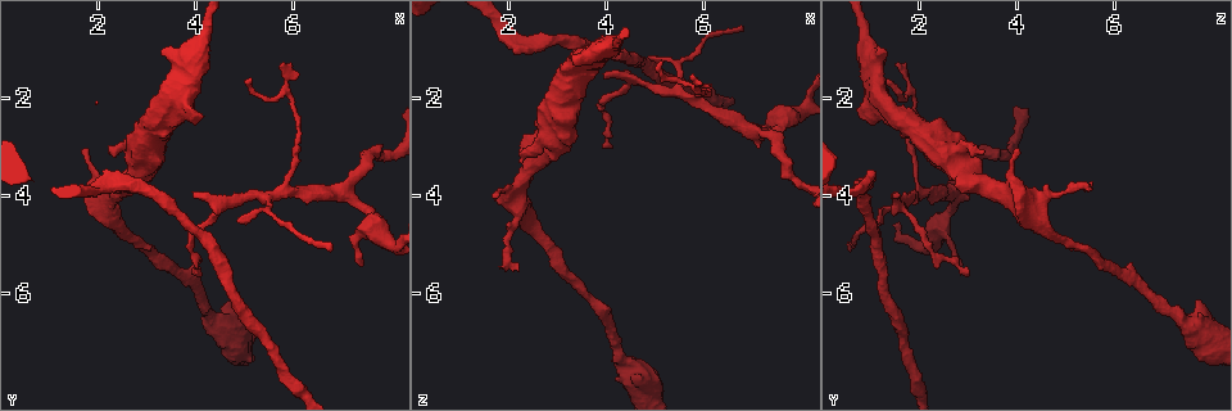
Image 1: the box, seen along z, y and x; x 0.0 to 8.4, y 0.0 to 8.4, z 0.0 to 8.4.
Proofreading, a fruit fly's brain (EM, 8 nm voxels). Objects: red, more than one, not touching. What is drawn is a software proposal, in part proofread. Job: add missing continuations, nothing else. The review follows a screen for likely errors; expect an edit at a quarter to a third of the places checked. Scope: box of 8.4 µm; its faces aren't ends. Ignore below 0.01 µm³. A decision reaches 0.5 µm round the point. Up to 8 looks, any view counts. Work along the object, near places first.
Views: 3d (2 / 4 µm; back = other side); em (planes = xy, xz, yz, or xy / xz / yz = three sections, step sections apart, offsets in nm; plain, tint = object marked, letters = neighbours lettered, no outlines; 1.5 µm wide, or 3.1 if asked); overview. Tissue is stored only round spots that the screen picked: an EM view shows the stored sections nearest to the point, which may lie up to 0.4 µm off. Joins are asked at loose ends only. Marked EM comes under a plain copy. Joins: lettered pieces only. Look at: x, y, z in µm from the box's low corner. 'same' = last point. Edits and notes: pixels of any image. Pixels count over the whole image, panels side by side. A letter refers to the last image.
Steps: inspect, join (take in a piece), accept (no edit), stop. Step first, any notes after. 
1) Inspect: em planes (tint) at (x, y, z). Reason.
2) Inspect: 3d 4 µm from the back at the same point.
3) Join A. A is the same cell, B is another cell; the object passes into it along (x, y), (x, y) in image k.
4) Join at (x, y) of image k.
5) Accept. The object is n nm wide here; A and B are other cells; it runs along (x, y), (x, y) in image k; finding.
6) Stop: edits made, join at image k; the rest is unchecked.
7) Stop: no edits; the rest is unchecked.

Inspect: em xy step 8 (tint) at (3.95, 4.00, 1.65). Thin end.

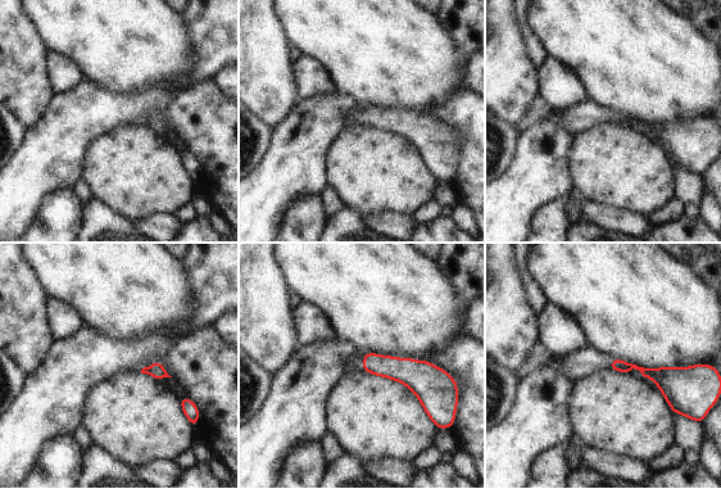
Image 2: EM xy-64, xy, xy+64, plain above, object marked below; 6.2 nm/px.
Inspect: em planes (letters) at the same point. Another direction.

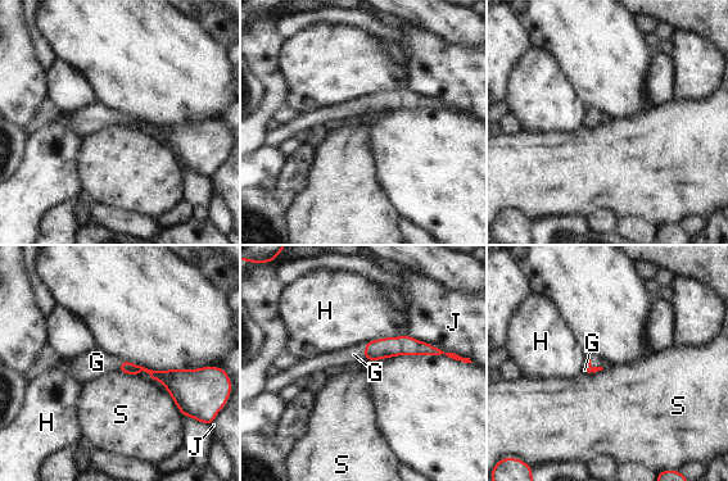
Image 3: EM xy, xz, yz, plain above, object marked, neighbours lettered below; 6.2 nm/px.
Join G. G is the same cell, H, J and S are other cells; the object passes into it along (384, 348), (365, 350), (353, 354) in image 3; it goes on there.

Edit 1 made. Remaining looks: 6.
Inspect: overview.

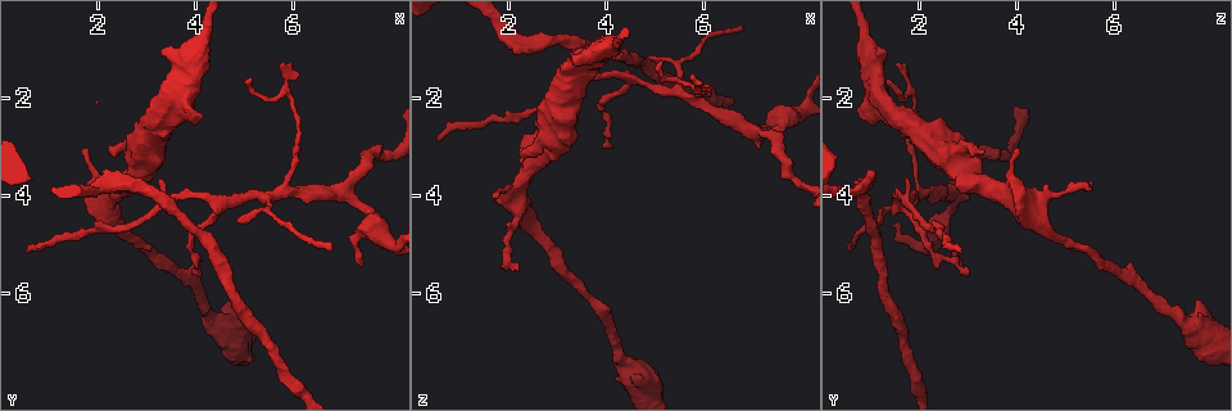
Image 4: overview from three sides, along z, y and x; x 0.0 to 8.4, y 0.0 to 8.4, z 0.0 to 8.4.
Inspect: em yz step 4 (letters) at (6.75, 5.15, 0.60).

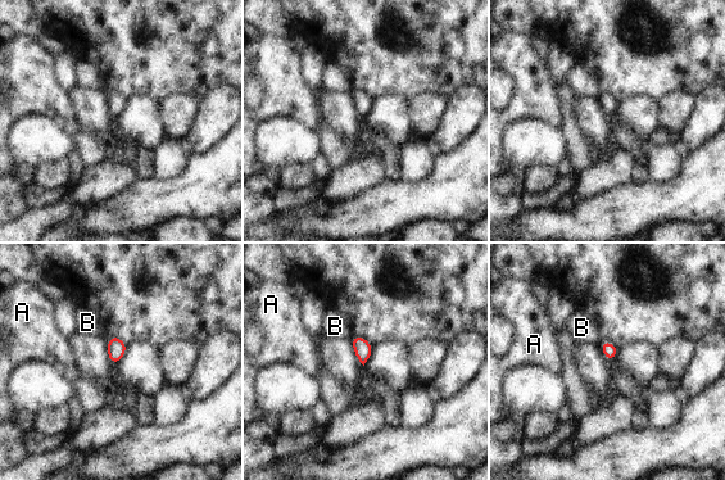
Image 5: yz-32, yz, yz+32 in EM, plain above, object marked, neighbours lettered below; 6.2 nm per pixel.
Accept. A and B are other cells; a border runs along (354, 336), (350, 340) in image 5; none of them fits.

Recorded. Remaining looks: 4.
Inspect: 3d 4 µm at (3.35, 1.10, 1.20). Free end.

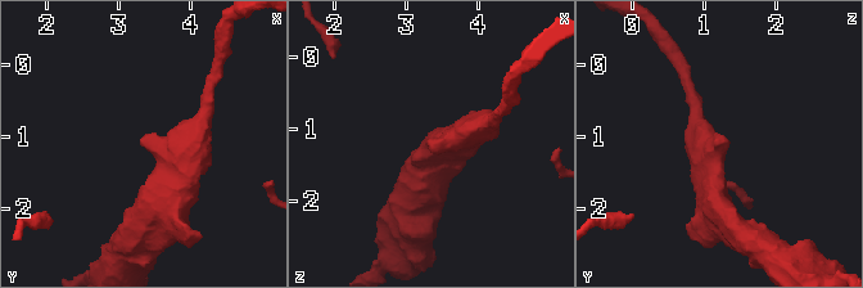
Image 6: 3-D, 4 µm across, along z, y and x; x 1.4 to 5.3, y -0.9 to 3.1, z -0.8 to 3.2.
Inspect: em 3.1 µm planes (letters) at (3.30, 1.10, 1.20).

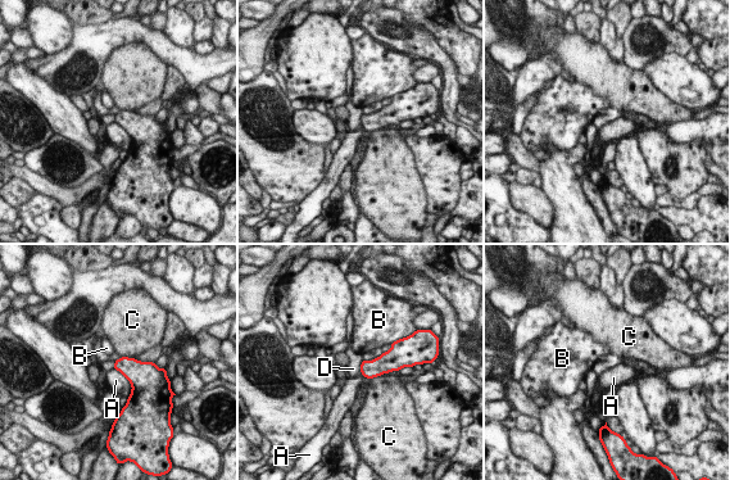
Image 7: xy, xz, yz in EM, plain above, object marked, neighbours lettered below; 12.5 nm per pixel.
Accept. The longest contact is with A, 420 nm; A, B, C and D are other cells; no lettered piece goes on from it.

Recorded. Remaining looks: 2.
Stop: edits made, join at image 3; the rest is unchecked.

